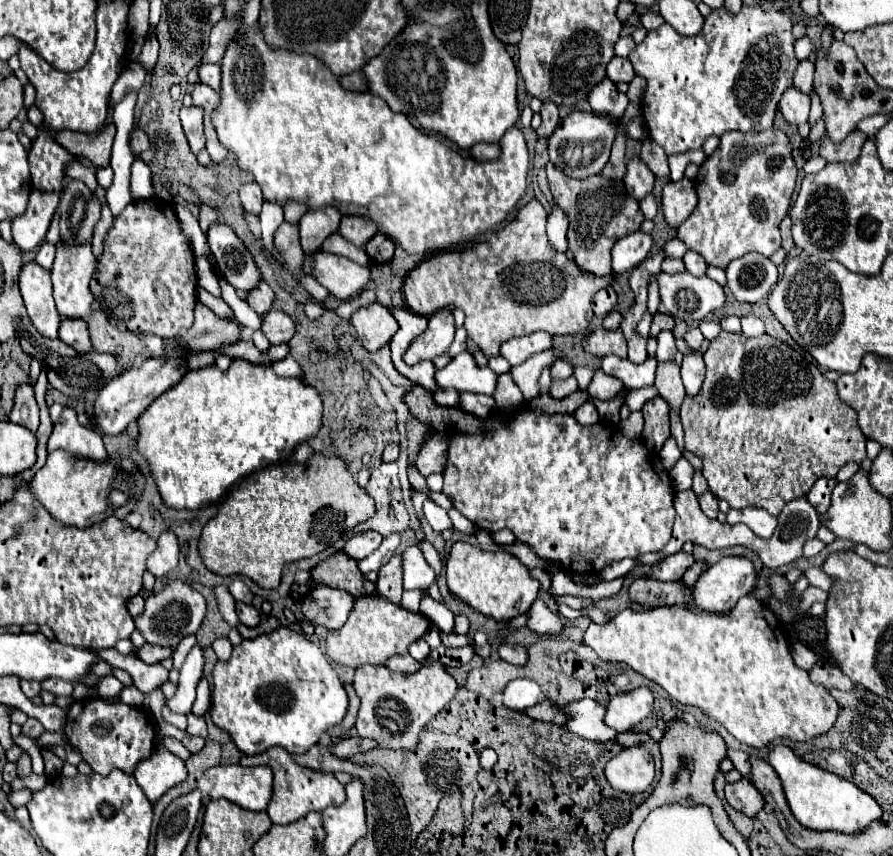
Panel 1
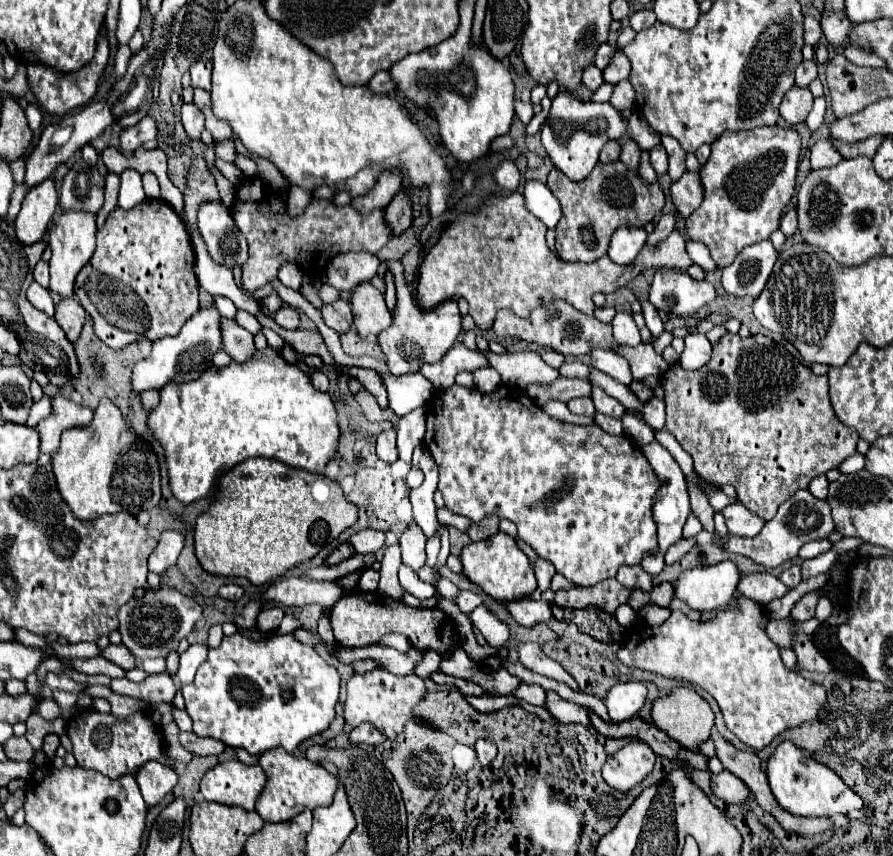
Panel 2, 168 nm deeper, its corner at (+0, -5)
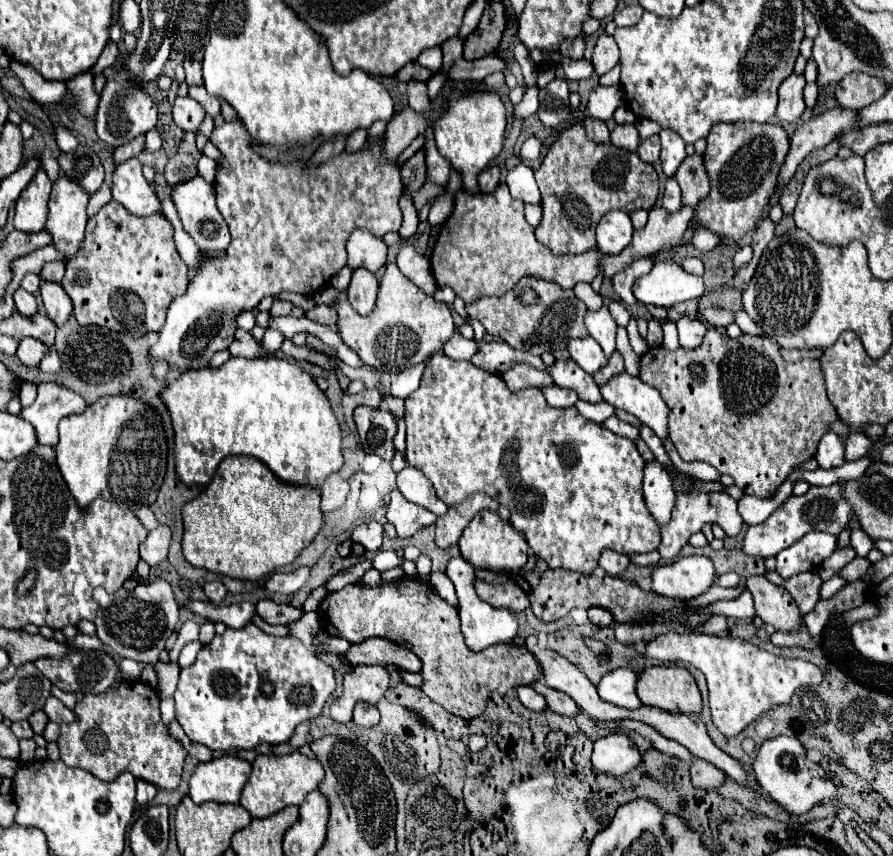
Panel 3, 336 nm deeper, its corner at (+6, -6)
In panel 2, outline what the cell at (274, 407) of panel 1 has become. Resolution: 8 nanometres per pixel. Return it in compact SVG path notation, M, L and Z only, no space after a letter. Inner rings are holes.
M270 346L256 350L244 364L232 360L226 368L208 368L196 380L184 384L166 384L160 404L148 416L148 426L166 450L170 488L184 504L212 494L218 478L224 472L254 456L274 458L292 468L324 474L326 464L336 456L340 438L332 398L326 392L316 390L310 382L310 376L300 366L288 364L282 360L280 352Z

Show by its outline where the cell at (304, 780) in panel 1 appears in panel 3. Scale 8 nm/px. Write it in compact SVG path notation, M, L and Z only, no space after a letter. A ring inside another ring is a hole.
M294 751L288 755L256 755L252 763L252 775L244 785L240 805L252 817L270 817L284 807L302 805L306 795L318 789L324 779L324 767L316 759L308 759L302 753Z

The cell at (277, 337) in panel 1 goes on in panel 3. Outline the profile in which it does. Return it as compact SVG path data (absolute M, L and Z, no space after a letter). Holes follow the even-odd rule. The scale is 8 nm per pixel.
M276 299L272 309L270 309L270 315L272 317L286 317L286 315L292 315L292 317L300 317L304 315L298 307L294 307L290 301L282 301L282 299Z

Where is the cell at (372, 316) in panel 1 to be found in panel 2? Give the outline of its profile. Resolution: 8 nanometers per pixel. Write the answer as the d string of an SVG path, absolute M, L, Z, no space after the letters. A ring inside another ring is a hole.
M360 282L352 294L352 314L360 336L376 336L392 324L390 310L386 308L384 294L370 282Z

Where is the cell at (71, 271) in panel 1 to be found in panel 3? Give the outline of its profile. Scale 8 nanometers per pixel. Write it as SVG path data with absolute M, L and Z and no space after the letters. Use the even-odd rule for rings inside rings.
M64 175L54 181L44 229L50 233L56 251L62 255L62 263L76 257L82 247L88 221L86 205L88 195L84 189L76 187L74 181L66 179Z

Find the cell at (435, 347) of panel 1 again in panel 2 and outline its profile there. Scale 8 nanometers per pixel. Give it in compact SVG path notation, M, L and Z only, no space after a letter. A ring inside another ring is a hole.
M389 261L388 270L394 270L396 281L396 310L392 314L392 326L382 330L378 334L378 346L382 348L386 356L388 370L392 374L408 374L408 372L418 372L422 364L434 364L442 360L442 356L454 346L462 326L462 316L458 310L456 300L446 300L440 306L434 306L432 310L422 310L416 302L414 288L412 284L406 282L404 268L400 261Z

